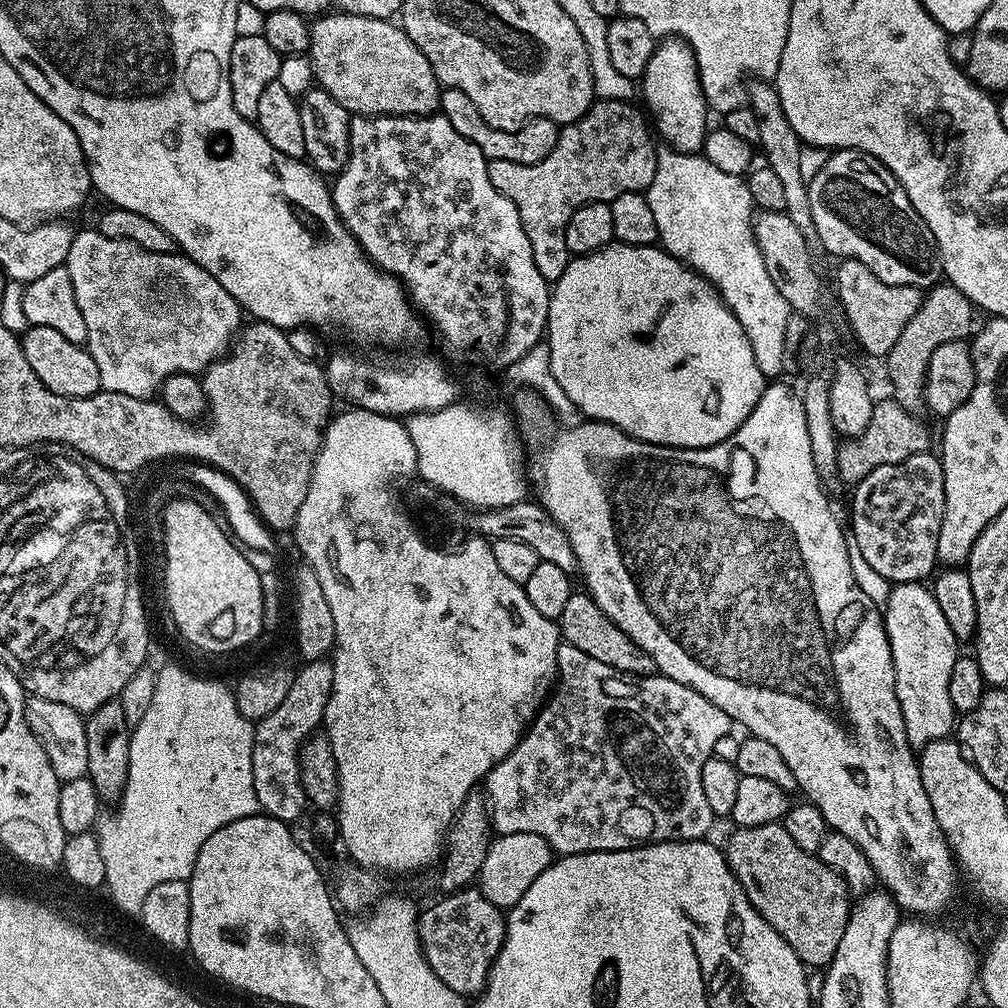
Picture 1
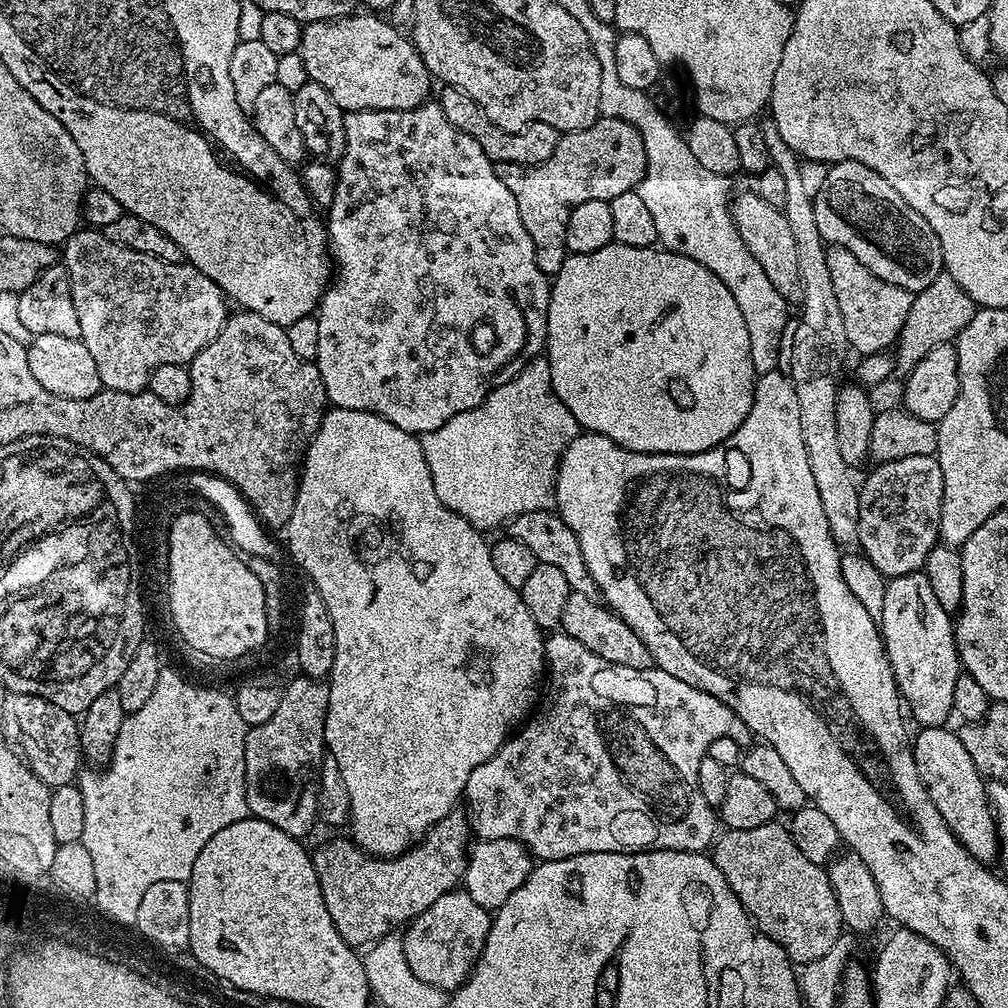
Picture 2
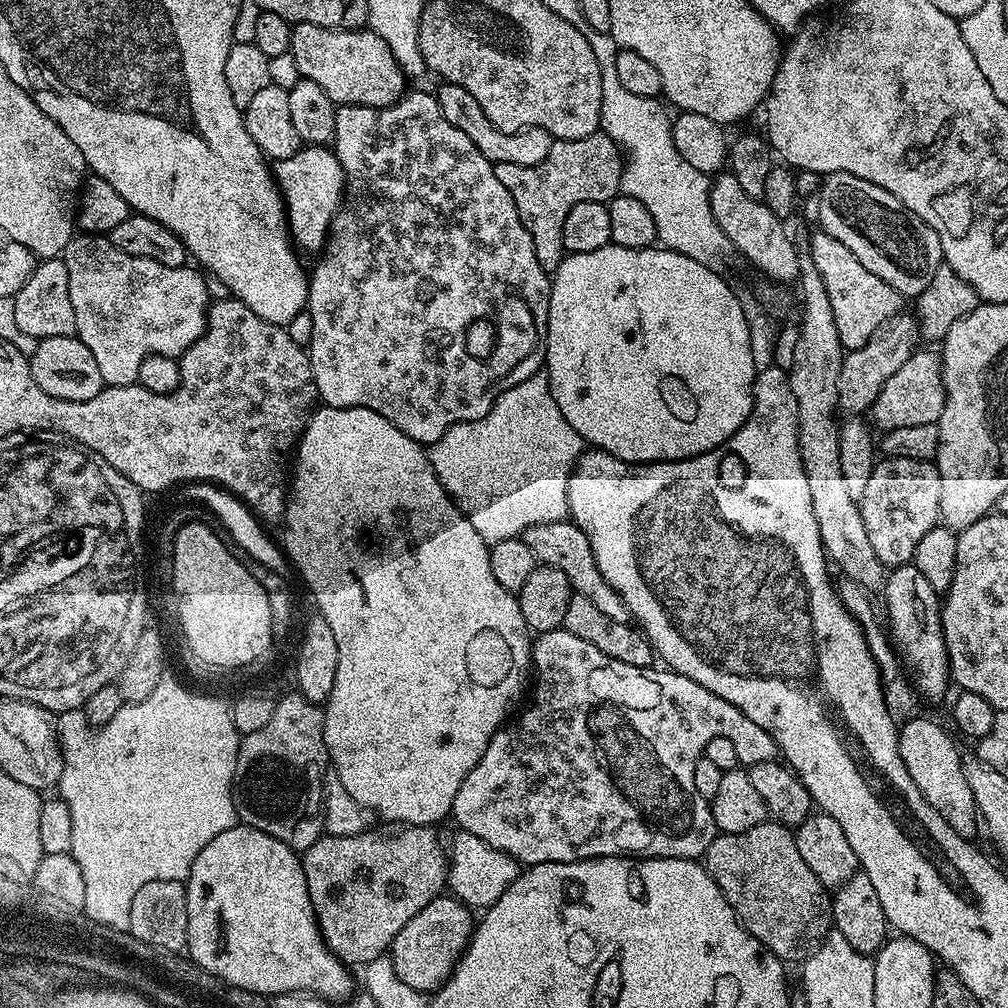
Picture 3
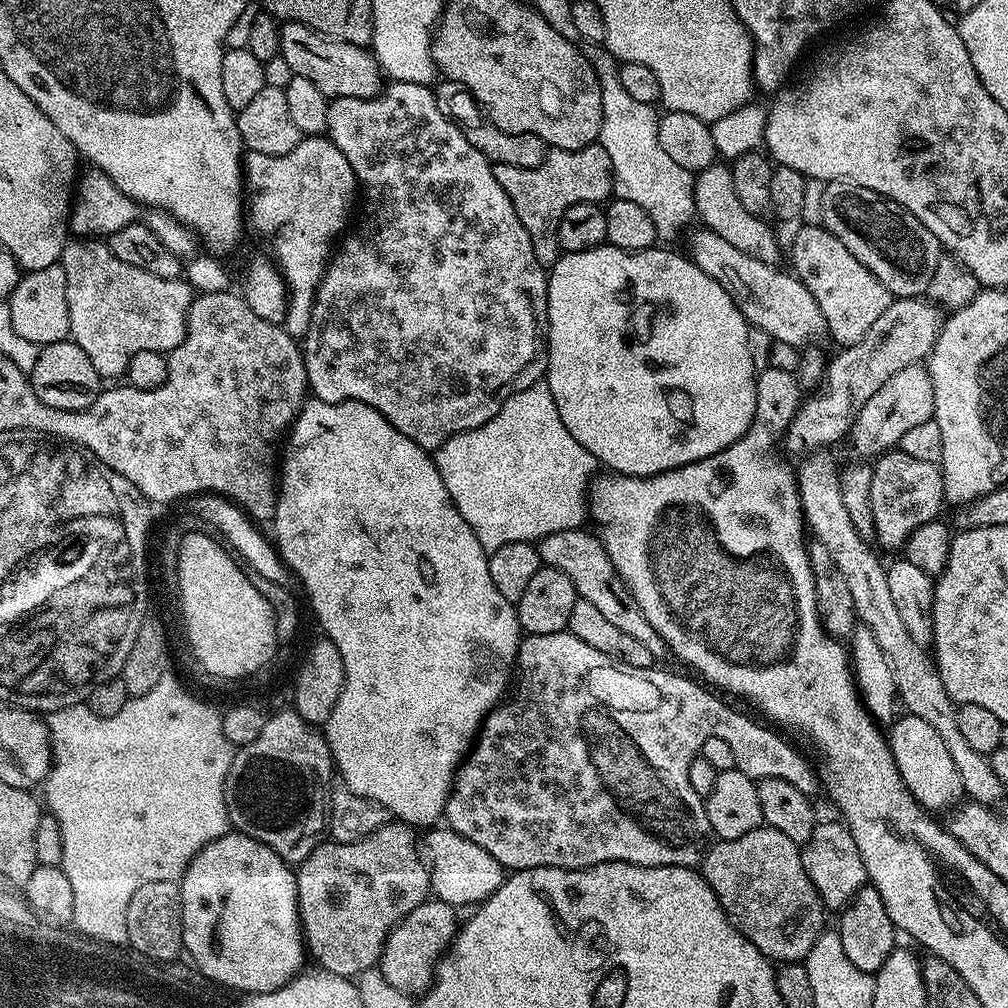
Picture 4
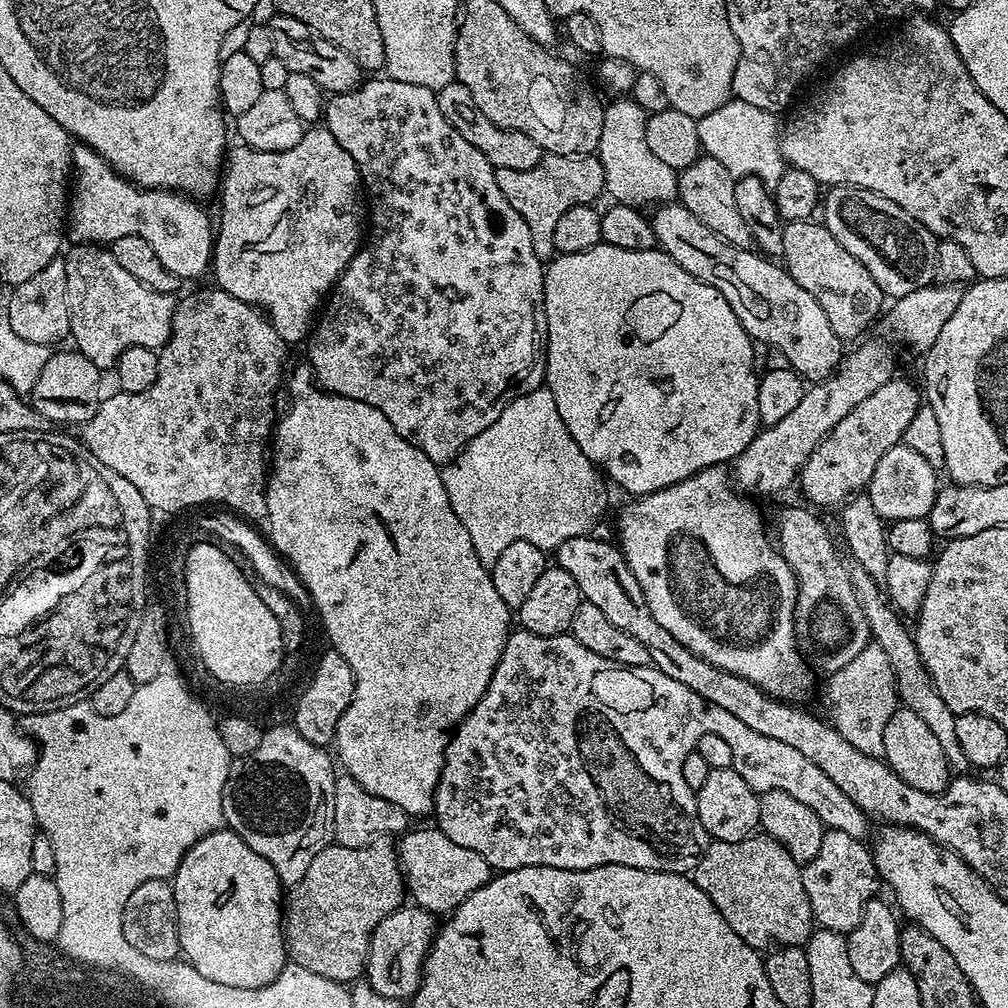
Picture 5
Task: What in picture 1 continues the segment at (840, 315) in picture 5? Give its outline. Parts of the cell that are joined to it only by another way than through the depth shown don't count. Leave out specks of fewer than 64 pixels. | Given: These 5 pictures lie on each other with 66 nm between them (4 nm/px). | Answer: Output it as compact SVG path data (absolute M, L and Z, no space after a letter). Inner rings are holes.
M841 259L836 268L836 296L840 299L840 308L844 311L844 316L848 319L848 324L852 327L852 332L856 335L856 340L860 343L860 348L864 352L869 352L872 356L887 357L888 351L898 342L898 334L906 330L906 322L914 318L914 314L924 303L924 292L914 286L894 286L882 282L866 265L857 260Z

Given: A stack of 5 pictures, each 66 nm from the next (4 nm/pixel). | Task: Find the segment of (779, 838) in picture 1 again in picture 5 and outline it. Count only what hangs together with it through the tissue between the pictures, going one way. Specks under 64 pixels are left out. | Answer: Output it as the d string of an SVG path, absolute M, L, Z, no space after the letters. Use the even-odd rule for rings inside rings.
M753 834L738 842L712 840L690 875L696 885L718 906L718 914L730 922L730 930L750 947L799 948L814 931L810 898L802 886L802 865L790 858L790 850L774 838Z

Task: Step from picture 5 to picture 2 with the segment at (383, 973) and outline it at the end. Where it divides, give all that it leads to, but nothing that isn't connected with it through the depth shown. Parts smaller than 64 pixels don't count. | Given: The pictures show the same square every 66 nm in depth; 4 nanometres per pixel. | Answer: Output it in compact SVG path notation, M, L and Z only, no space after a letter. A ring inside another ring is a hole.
M453 890L442 894L434 906L422 910L422 914L407 925L408 933L402 936L406 962L416 978L451 994L467 982L468 975L479 962L491 925L489 909L478 906L468 892Z

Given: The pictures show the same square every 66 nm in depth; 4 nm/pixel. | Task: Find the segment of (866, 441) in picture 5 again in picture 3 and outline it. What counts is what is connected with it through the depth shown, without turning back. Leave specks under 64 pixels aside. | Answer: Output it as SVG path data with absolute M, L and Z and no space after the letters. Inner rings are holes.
M917 350L910 358L906 358L906 363L886 381L886 386L882 386L878 398L871 406L870 420L884 432L902 426L939 425L945 406L946 390L939 355L935 351Z

